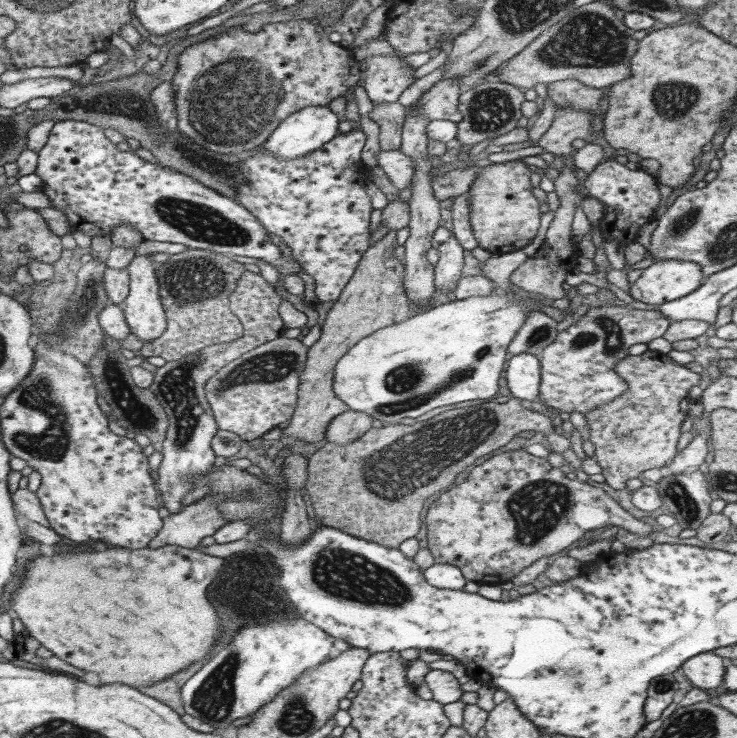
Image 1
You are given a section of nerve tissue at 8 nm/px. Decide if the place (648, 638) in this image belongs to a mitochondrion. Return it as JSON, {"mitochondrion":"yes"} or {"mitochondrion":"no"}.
{"mitochondrion":"no"}

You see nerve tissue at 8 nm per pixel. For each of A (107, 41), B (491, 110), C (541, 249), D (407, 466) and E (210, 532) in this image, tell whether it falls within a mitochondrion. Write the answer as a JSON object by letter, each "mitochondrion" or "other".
{"A":"other","B":"mitochondrion","C":"other","D":"mitochondrion","E":"other"}

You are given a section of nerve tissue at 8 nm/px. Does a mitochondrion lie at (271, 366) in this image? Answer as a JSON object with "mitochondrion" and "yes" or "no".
{"mitochondrion":"yes"}

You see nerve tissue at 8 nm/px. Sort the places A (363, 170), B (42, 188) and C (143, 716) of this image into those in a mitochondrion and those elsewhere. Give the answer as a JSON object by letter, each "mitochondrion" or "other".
{"A":"other","B":"other","C":"other"}

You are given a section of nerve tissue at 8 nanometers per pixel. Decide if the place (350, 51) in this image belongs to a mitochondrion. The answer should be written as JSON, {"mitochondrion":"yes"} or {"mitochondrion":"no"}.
{"mitochondrion":"no"}

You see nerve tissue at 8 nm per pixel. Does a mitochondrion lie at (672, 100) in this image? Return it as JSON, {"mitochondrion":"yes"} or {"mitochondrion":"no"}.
{"mitochondrion":"yes"}

